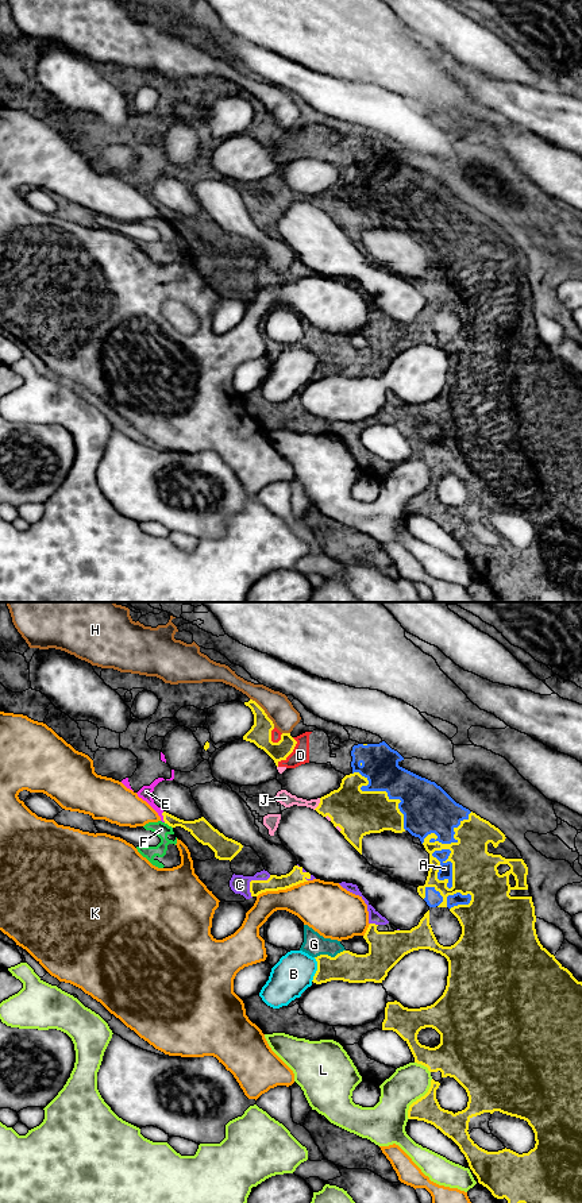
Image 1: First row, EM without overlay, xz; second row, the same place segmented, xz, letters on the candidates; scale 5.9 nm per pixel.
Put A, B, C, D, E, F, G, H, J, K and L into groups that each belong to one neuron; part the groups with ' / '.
A C D E G J / B H K / F / L

